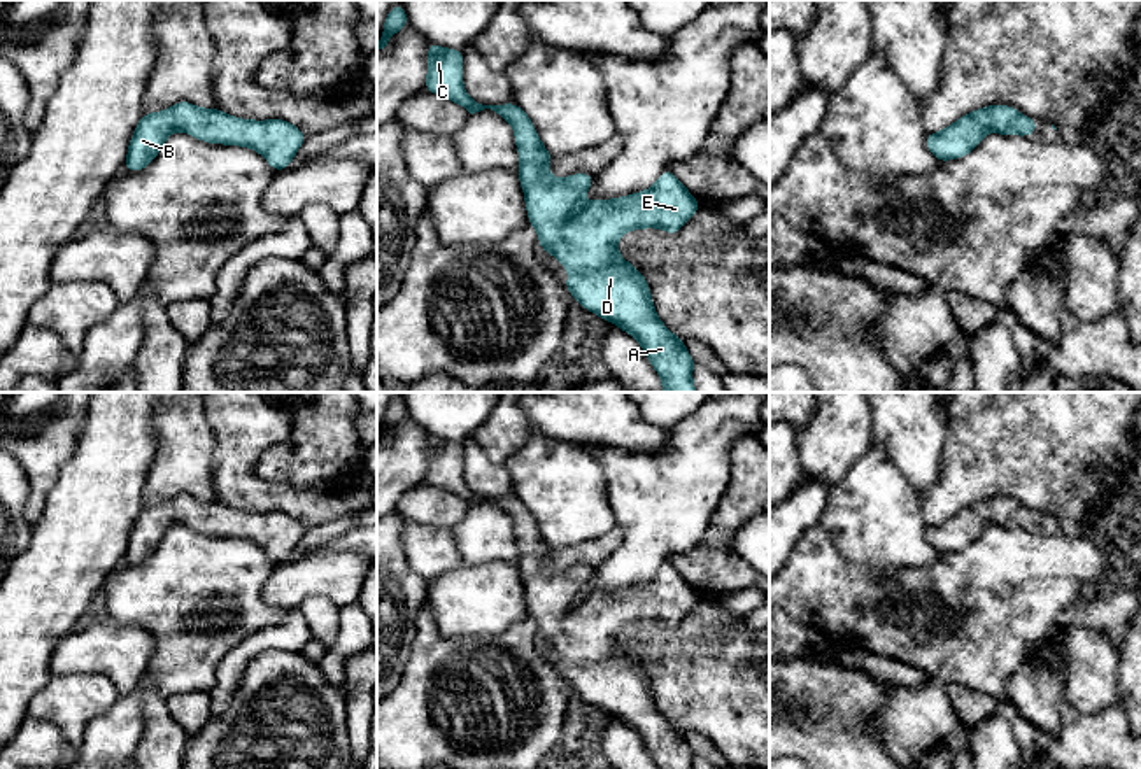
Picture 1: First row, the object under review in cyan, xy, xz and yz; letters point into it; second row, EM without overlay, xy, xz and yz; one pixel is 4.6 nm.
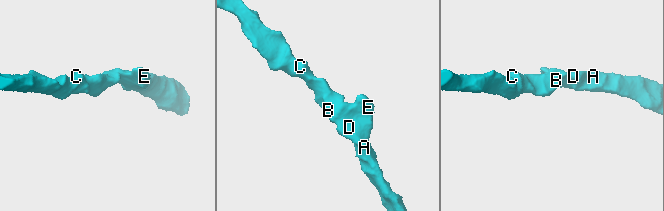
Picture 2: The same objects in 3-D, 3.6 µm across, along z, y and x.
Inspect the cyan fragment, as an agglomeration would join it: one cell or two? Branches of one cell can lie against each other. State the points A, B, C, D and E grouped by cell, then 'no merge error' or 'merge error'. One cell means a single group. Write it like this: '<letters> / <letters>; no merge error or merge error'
A B C D E; no merge error

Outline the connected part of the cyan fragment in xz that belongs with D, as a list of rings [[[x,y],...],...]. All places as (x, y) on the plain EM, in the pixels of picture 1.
[[[428,436],[428,469],[424,482],[456,494],[470,506],[491,501],[512,517],[521,550],[517,568],[526,590],[529,618],[540,624],[538,636],[542,641],[557,650],[570,664],[570,671],[564,678],[573,687],[575,694],[634,729],[659,769],[692,769],[696,755],[687,744],[684,732],[675,729],[661,715],[645,669],[633,655],[622,652],[617,643],[620,629],[629,622],[659,620],[677,627],[699,603],[699,594],[685,582],[673,564],[670,561],[664,562],[657,575],[647,583],[613,592],[591,592],[578,601],[577,597],[582,594],[594,569],[589,566],[573,566],[566,571],[549,568],[545,562],[550,559],[552,548],[543,540],[531,511],[521,499],[515,496],[482,497],[466,487],[463,478],[461,441]]]

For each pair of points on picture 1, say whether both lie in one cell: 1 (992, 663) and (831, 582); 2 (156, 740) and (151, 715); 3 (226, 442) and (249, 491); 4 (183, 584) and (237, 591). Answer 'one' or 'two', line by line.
1: one
2: one
3: one
4: one

